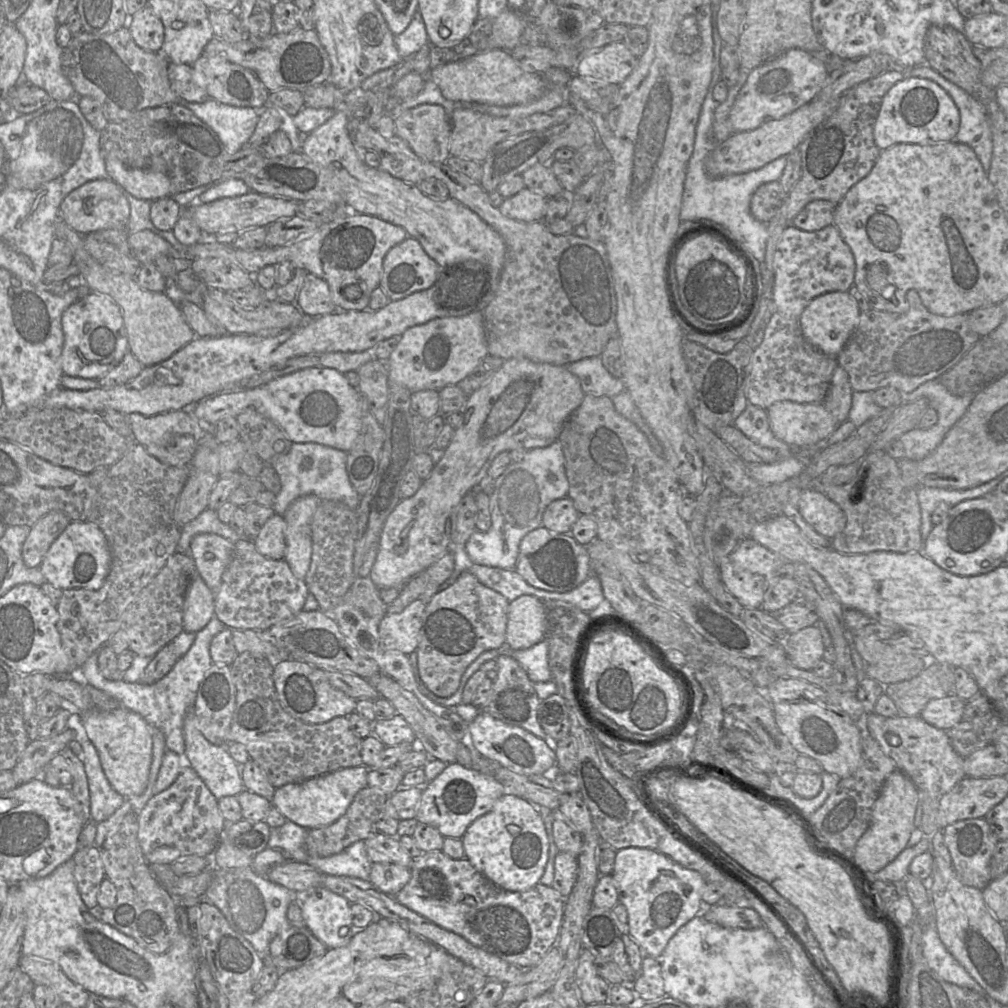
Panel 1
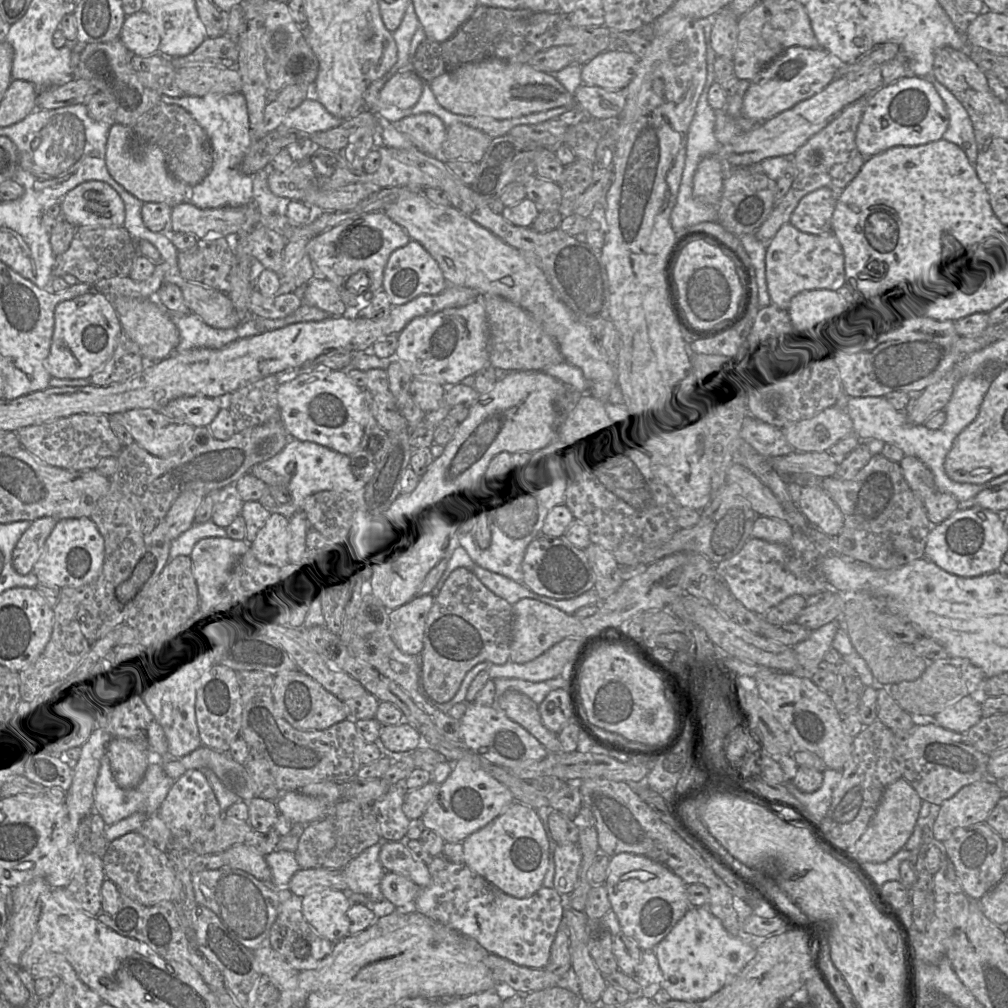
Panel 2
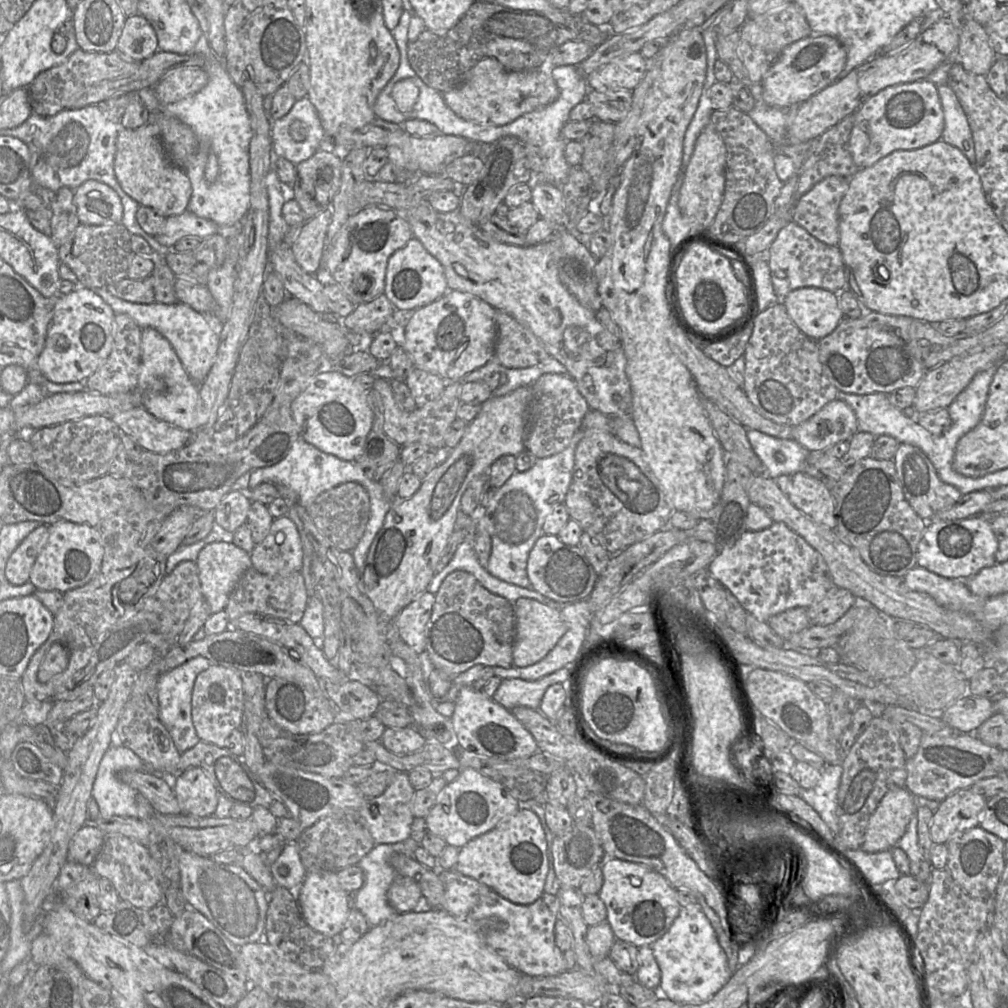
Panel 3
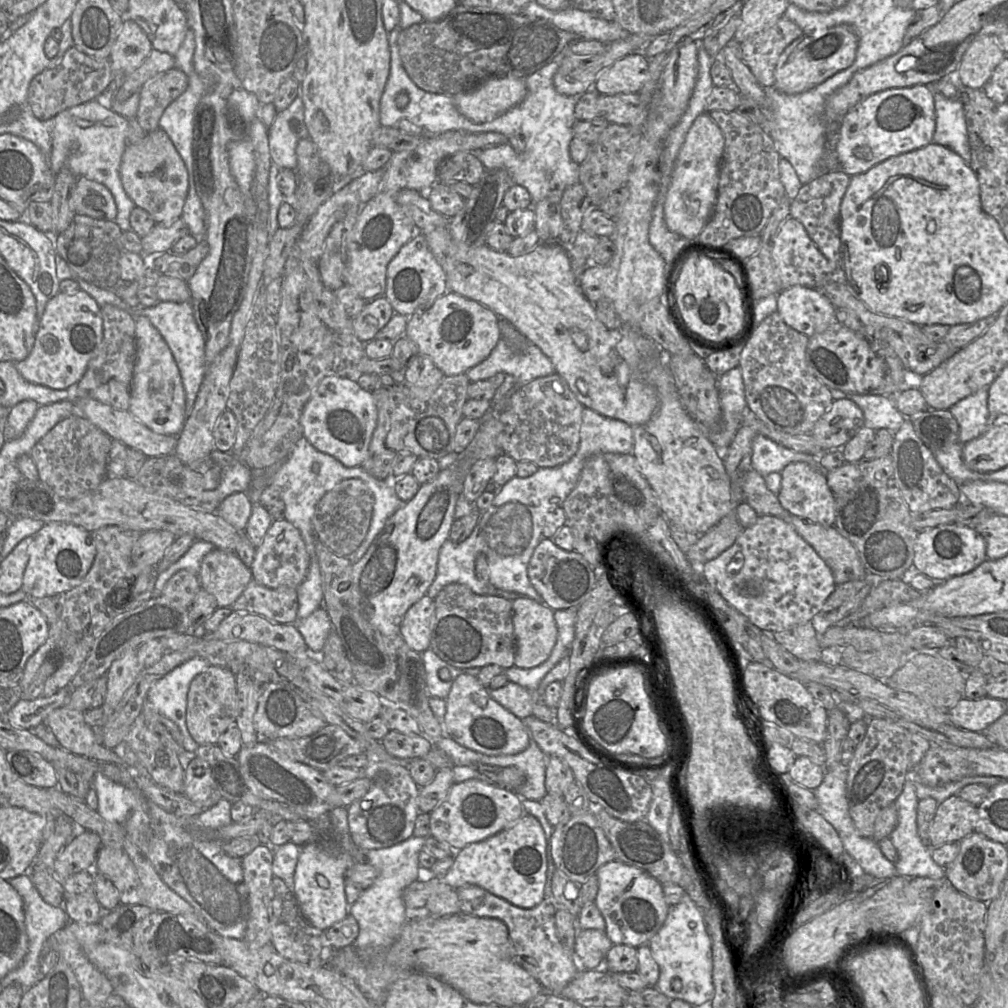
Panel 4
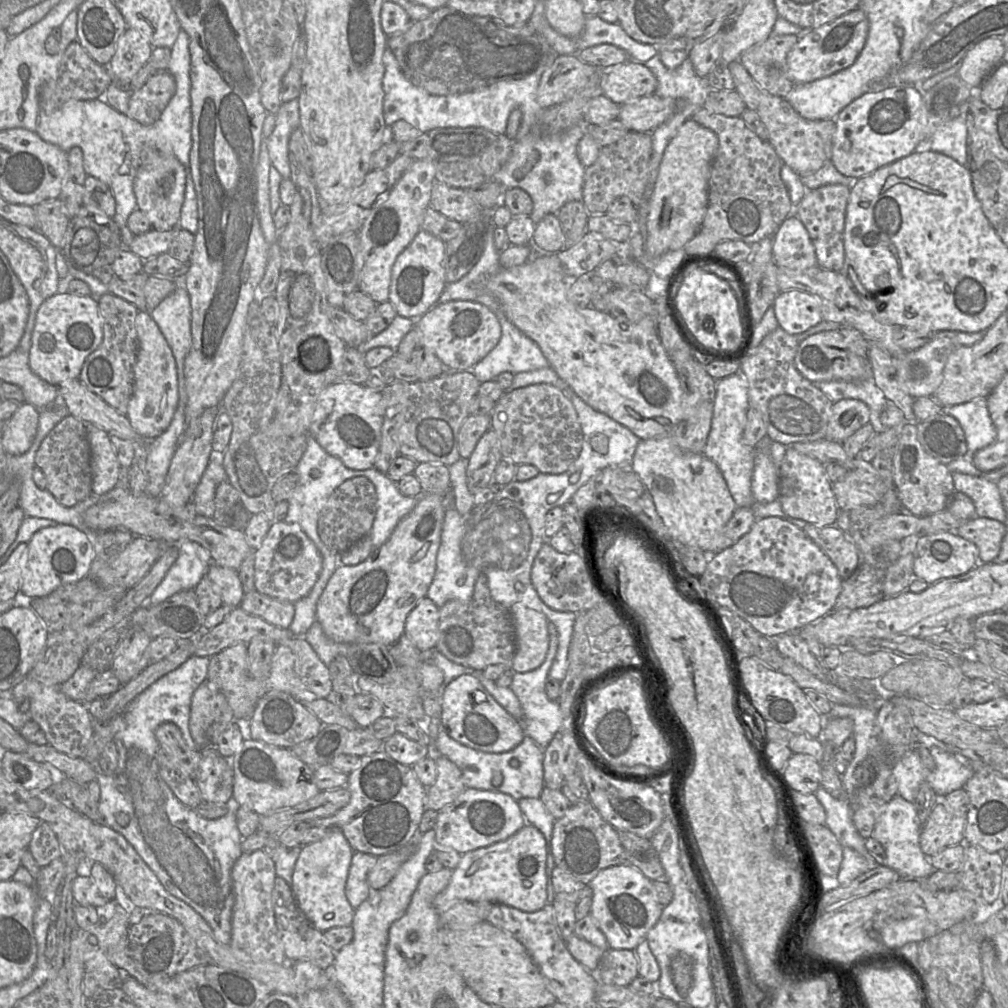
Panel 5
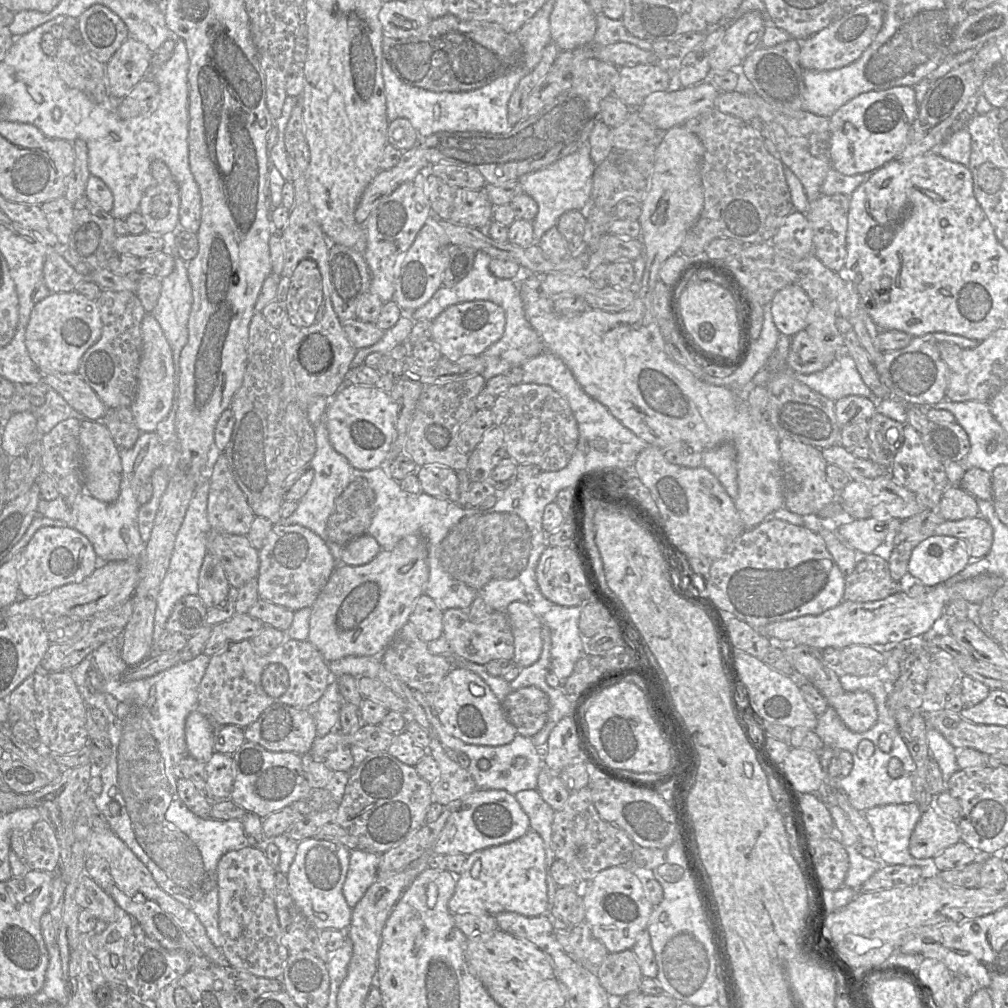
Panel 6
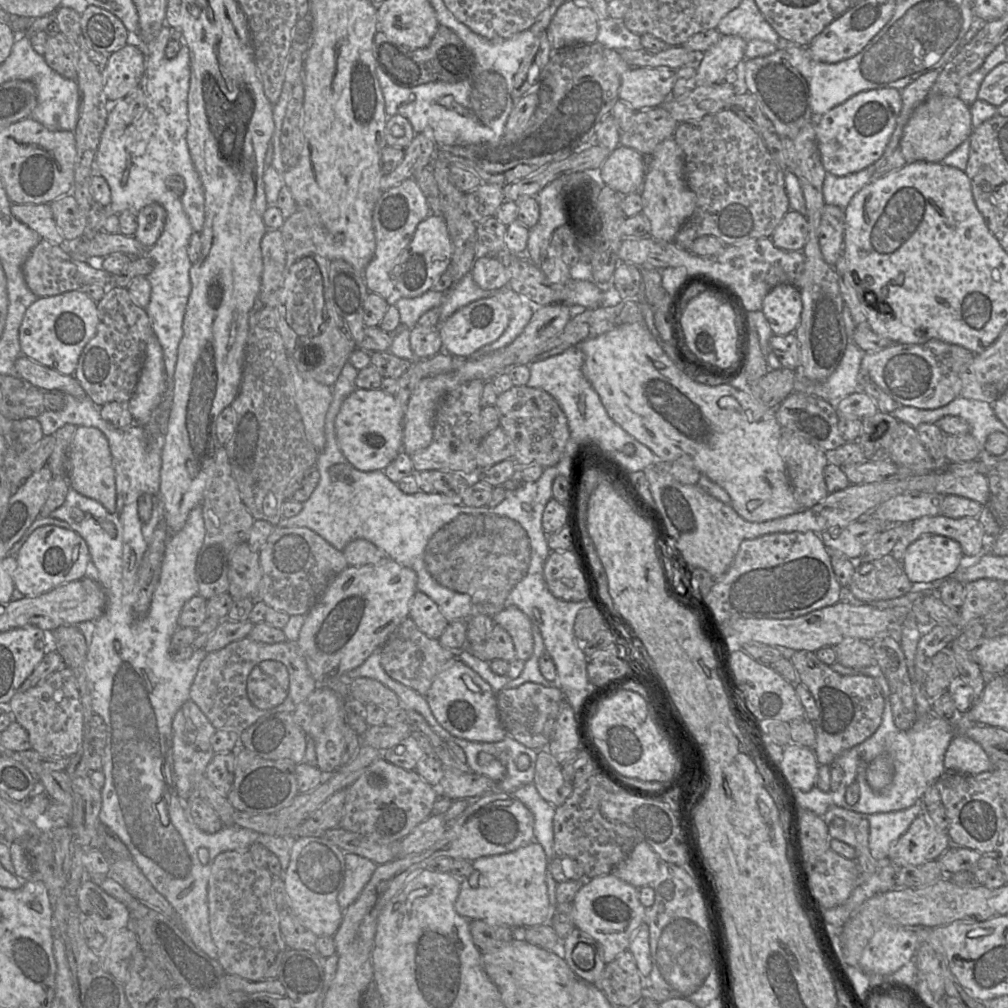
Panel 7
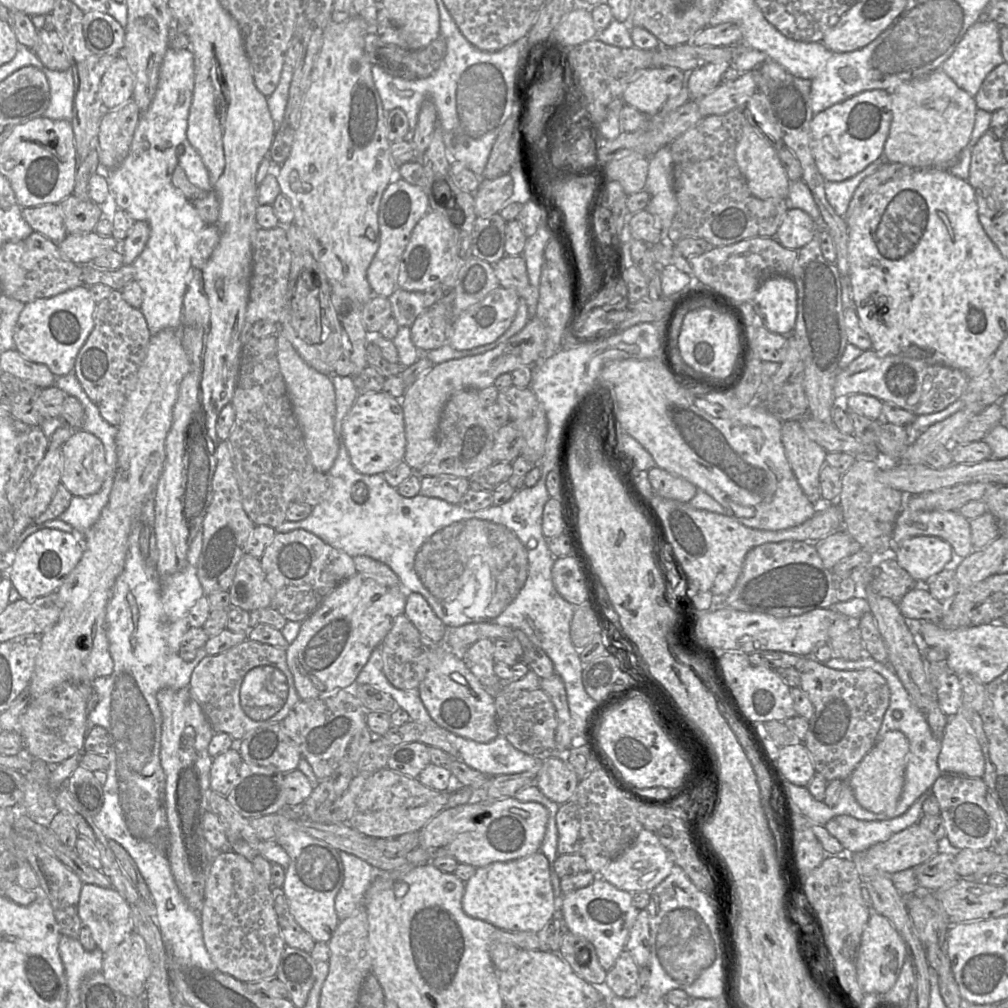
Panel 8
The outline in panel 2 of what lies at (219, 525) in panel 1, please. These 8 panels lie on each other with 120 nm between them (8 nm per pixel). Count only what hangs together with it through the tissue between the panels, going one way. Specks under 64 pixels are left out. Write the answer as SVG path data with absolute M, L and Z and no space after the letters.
M212 520L201 524L193 523L189 529L171 542L168 561L179 555L189 556L195 544L208 537L227 537L226 529L216 525Z

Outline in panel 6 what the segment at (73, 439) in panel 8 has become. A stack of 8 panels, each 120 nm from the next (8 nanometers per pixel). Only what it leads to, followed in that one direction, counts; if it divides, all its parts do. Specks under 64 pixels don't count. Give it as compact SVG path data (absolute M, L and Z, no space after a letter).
M82 419L79 428L79 442L82 452L85 491L99 501L111 504L119 496L121 463L119 448L102 421Z

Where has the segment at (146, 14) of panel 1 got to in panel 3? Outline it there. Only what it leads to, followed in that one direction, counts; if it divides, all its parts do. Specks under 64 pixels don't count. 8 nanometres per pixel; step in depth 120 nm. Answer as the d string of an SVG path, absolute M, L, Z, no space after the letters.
M140 14L126 17L116 50L142 62L158 51L158 38L153 26Z

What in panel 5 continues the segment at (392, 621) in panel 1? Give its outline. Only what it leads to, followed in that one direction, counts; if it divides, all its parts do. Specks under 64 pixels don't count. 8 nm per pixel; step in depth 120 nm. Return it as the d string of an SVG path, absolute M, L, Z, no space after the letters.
M427 596L407 615L404 635L420 651L436 649L439 639L439 607Z

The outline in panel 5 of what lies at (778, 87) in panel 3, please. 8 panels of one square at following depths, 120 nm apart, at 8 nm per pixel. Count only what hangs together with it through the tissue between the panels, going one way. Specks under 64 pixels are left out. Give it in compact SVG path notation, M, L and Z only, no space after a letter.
M858 7L832 22L806 31L787 54L790 79L794 84L804 84L850 67L864 48L868 32L867 15Z

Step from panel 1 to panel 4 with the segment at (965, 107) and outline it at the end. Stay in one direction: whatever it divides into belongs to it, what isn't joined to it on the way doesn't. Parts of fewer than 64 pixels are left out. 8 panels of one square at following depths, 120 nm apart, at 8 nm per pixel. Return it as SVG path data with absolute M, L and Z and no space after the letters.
M934 92L934 103L936 127L933 142L953 150L969 165L971 153L962 102Z

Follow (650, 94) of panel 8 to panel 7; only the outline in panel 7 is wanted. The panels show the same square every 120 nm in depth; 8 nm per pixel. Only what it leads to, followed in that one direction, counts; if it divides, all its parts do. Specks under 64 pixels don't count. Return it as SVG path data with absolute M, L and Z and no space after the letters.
M631 67L622 77L618 98L635 111L661 106L671 95L675 70Z

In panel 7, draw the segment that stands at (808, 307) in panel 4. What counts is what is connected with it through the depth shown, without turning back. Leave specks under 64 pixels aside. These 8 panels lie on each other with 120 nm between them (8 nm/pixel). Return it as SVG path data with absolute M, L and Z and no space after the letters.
M789 283L772 288L764 297L761 311L774 335L783 336L797 329L803 309L800 290Z

